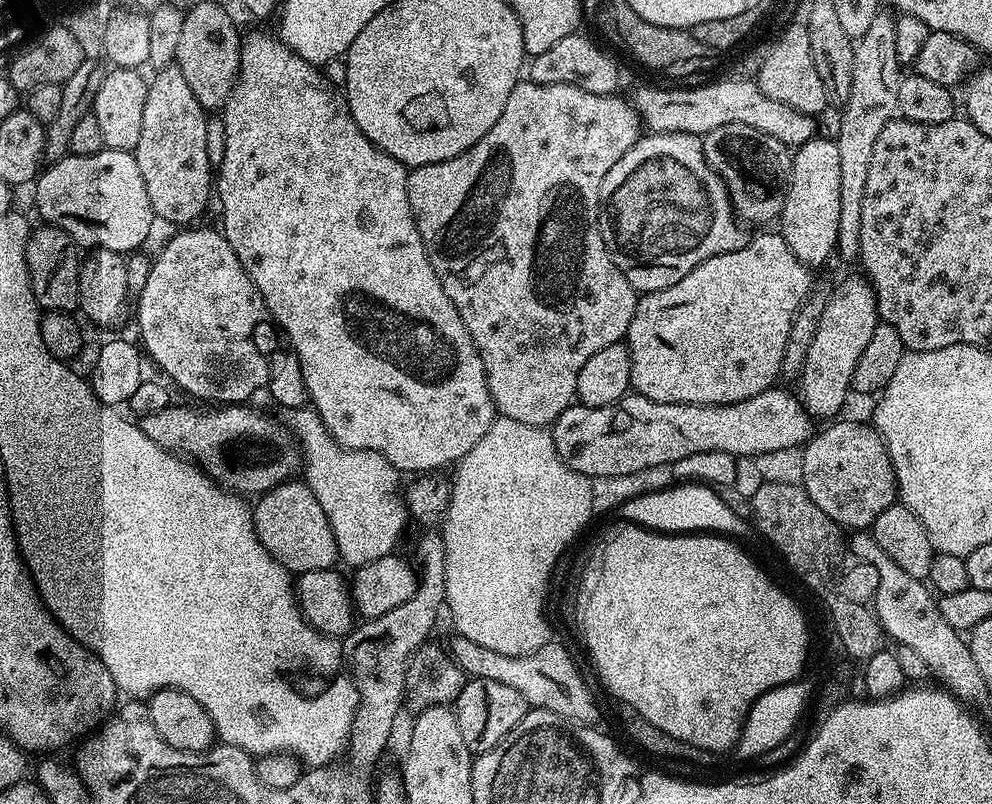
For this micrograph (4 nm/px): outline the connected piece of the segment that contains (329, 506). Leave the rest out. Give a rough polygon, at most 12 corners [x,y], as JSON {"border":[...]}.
{"border":[[305,406],[286,427],[341,561],[393,555],[398,469]]}

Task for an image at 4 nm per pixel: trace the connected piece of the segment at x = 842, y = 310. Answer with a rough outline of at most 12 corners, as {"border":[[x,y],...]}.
{"border":[[852,276],[825,299],[798,392],[836,418],[878,323],[876,295]]}

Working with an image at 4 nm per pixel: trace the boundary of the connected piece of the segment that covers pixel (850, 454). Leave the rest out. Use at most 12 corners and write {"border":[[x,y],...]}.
{"border":[[840,418],[803,445],[802,487],[841,529],[897,503],[884,440]]}

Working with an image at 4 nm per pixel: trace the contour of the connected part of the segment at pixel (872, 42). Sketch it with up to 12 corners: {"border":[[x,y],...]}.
{"border":[[878,14],[854,44],[840,116],[836,252],[860,259],[874,142],[897,115],[896,21]]}

